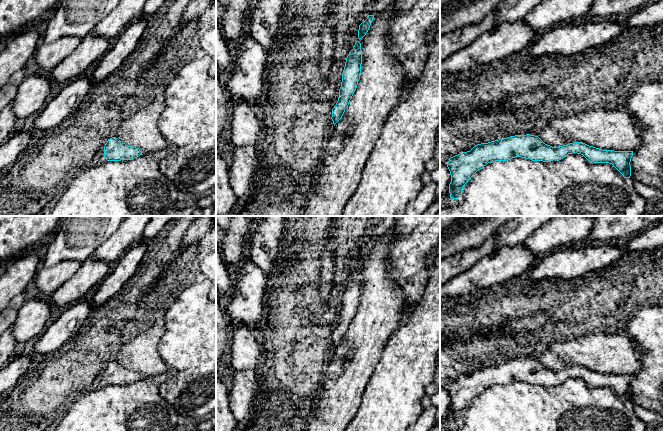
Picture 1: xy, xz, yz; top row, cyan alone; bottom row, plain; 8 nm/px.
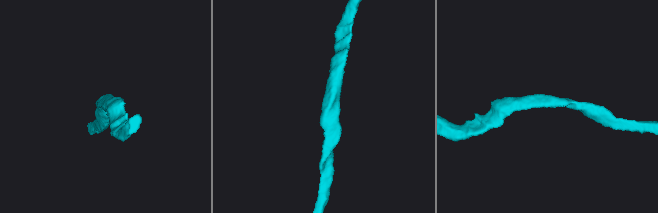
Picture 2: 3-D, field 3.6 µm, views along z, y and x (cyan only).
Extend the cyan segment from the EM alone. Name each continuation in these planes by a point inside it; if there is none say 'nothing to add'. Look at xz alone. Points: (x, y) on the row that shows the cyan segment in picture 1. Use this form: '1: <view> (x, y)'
nothing to add

